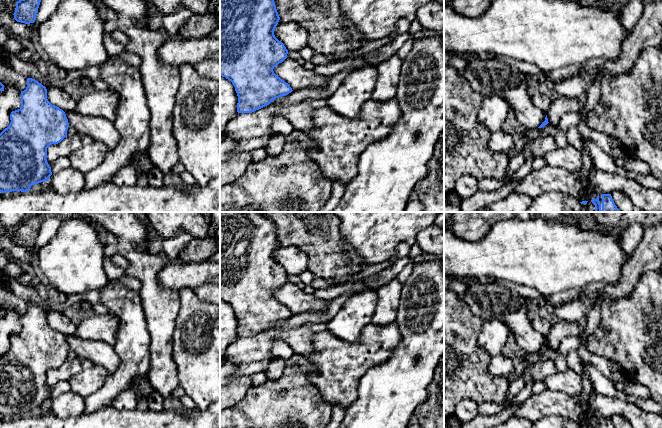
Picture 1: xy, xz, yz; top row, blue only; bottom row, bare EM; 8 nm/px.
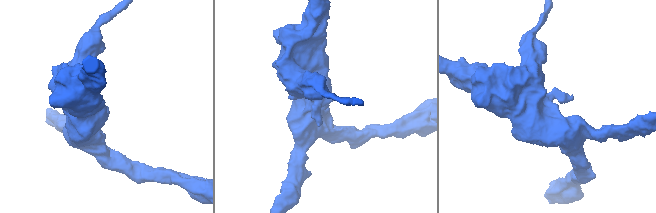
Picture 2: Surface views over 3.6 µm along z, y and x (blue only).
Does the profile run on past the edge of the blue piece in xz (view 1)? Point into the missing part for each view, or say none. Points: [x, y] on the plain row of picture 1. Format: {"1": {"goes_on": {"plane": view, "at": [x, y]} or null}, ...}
{"1": {"goes_on": null}}

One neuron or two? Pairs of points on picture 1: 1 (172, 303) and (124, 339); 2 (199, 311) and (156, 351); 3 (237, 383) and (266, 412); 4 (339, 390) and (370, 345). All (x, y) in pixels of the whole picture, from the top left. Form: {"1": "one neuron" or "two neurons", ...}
{"1": "two neurons", "2": "two neurons", "3": "two neurons", "4": "one neuron"}

